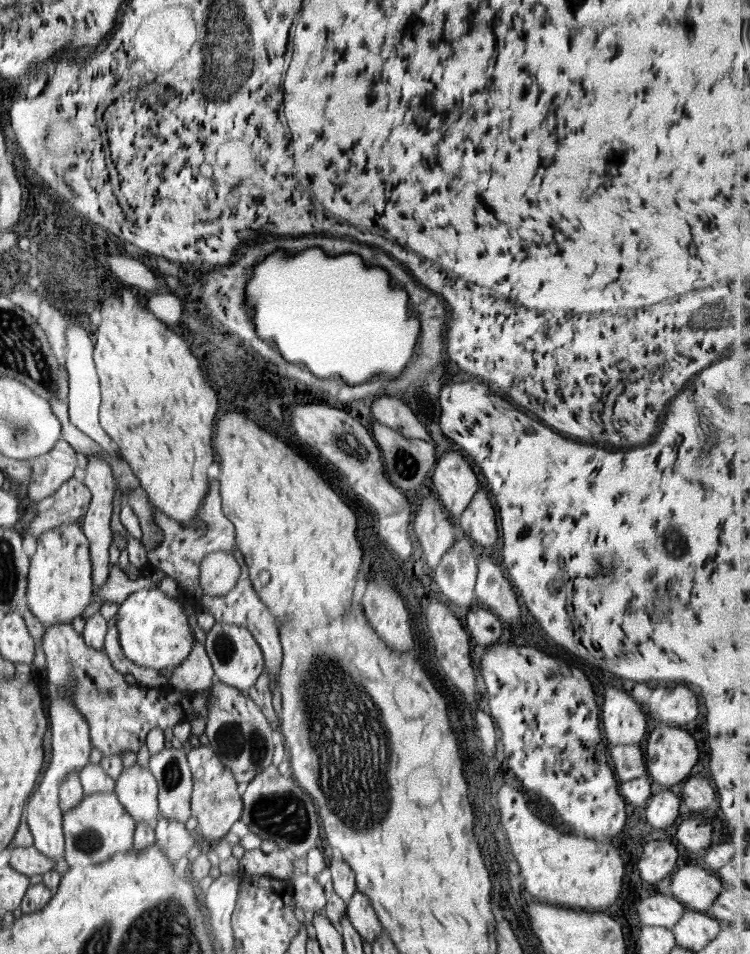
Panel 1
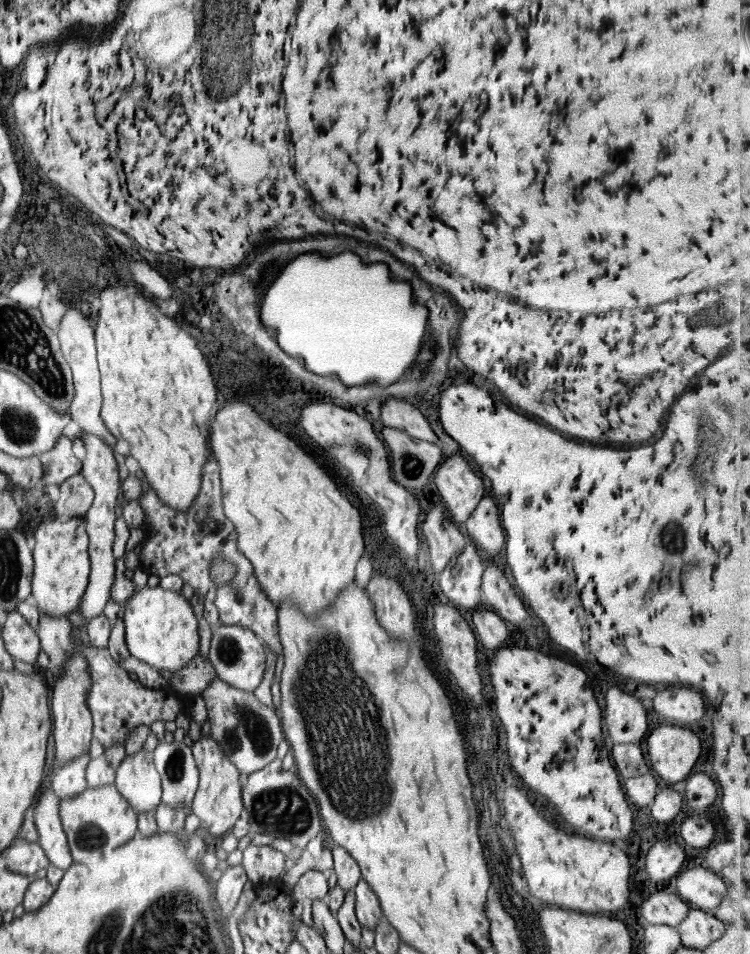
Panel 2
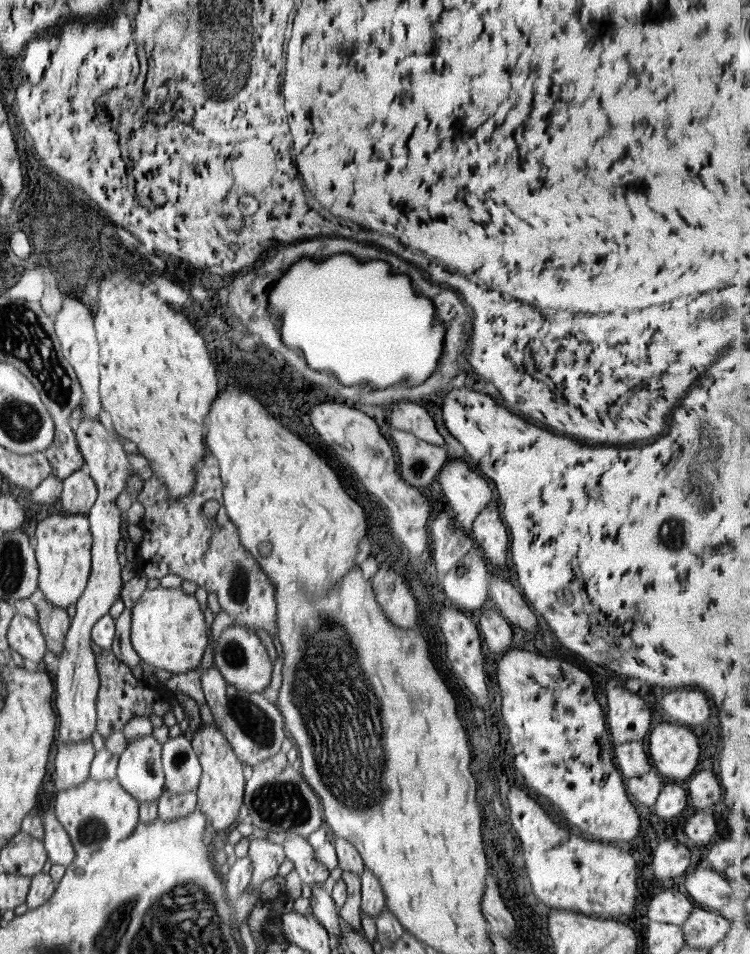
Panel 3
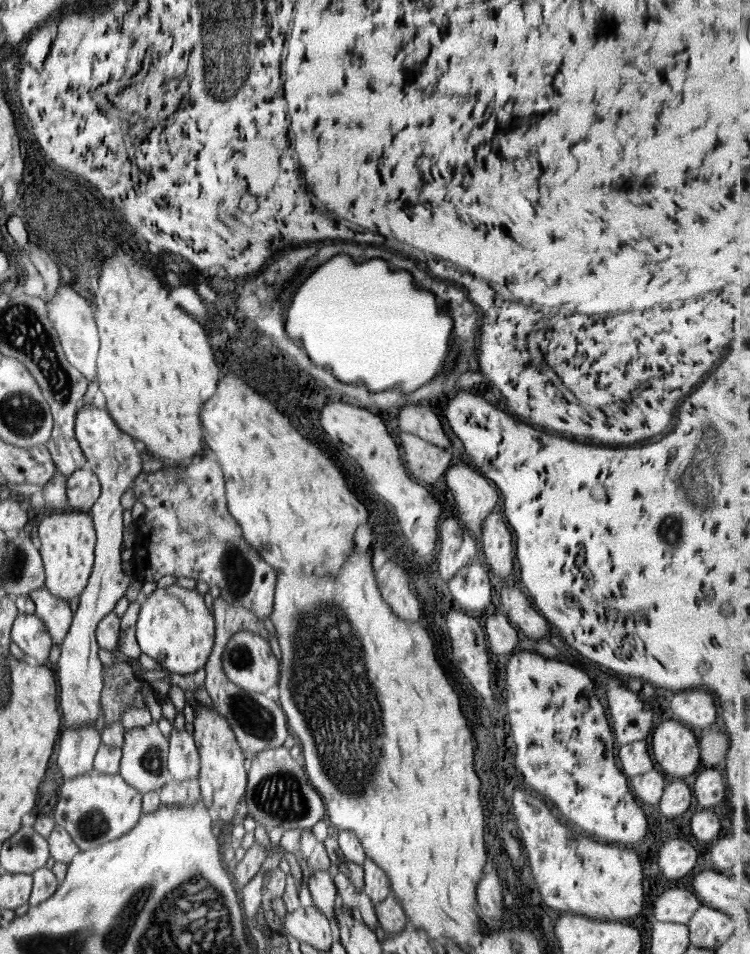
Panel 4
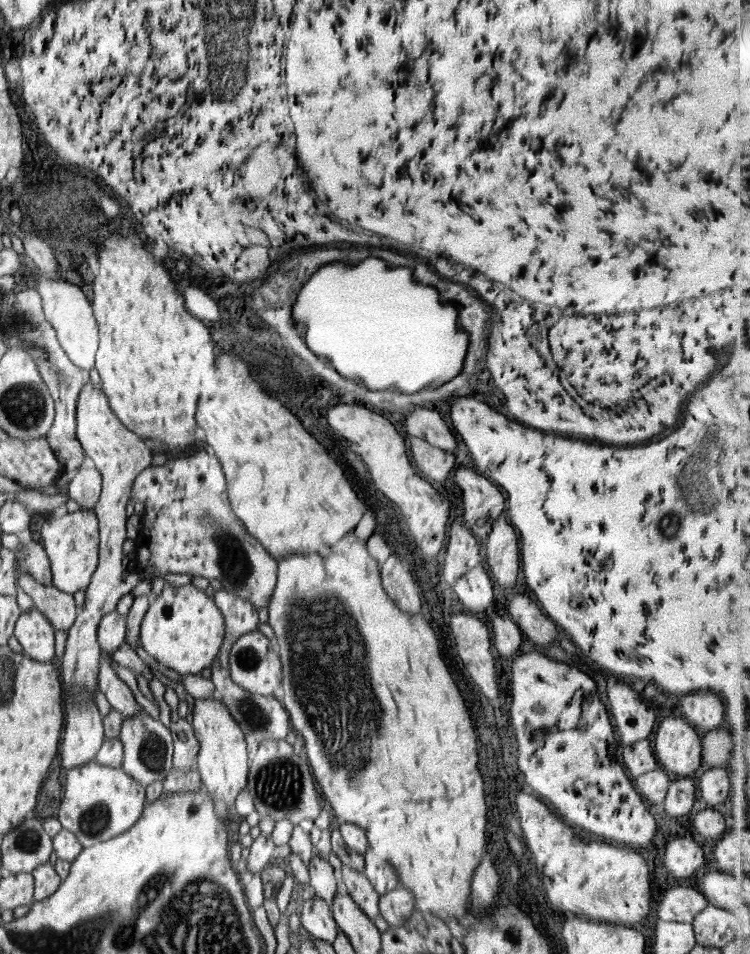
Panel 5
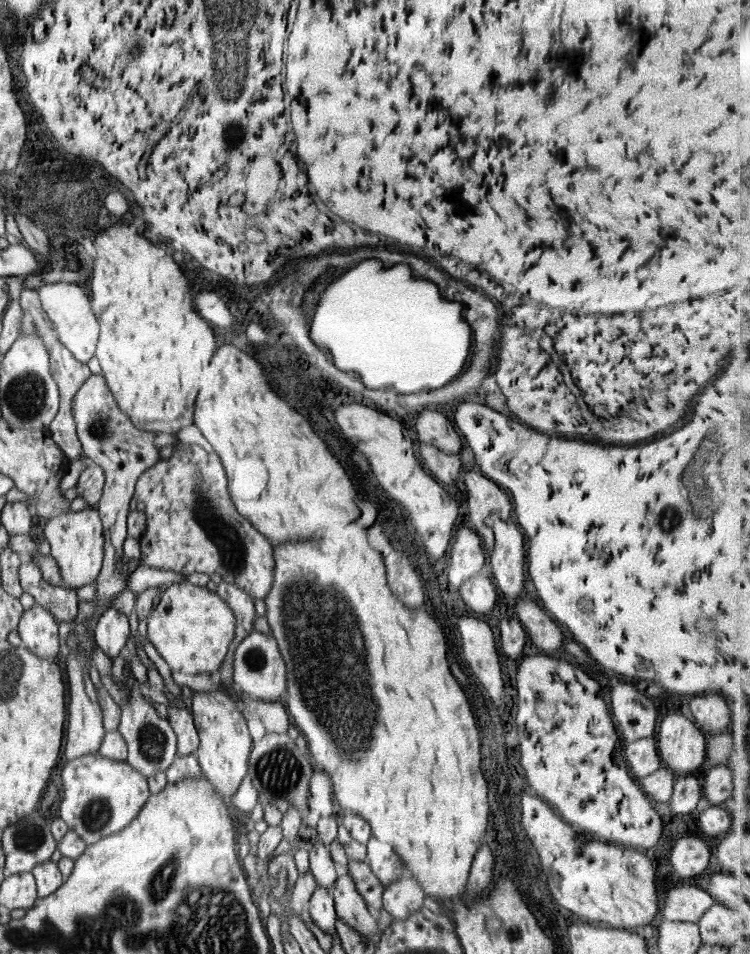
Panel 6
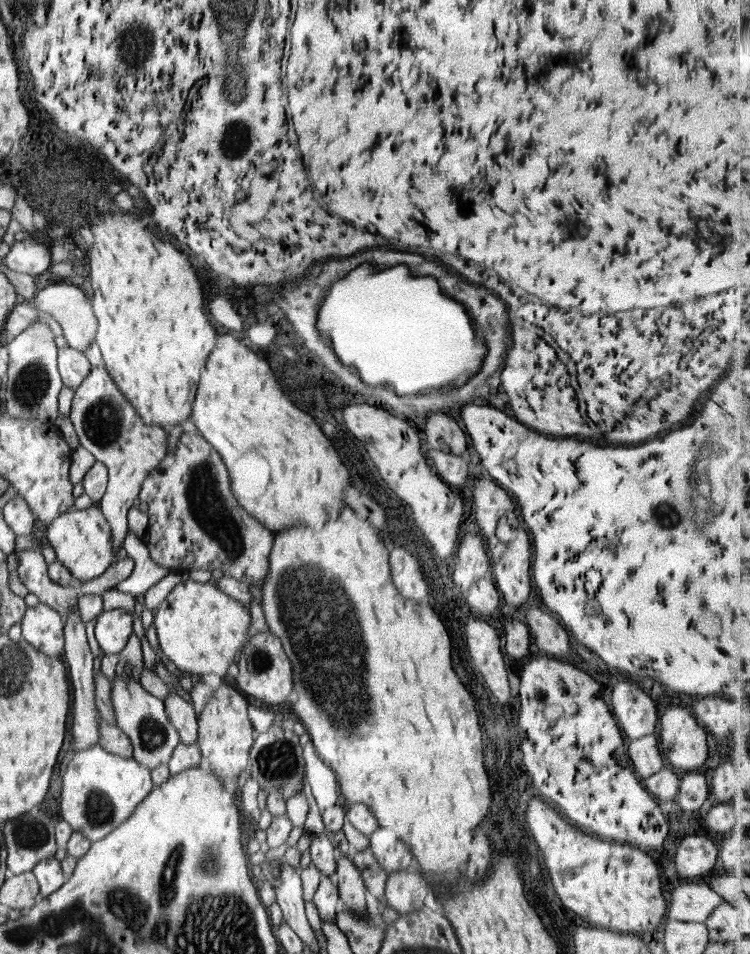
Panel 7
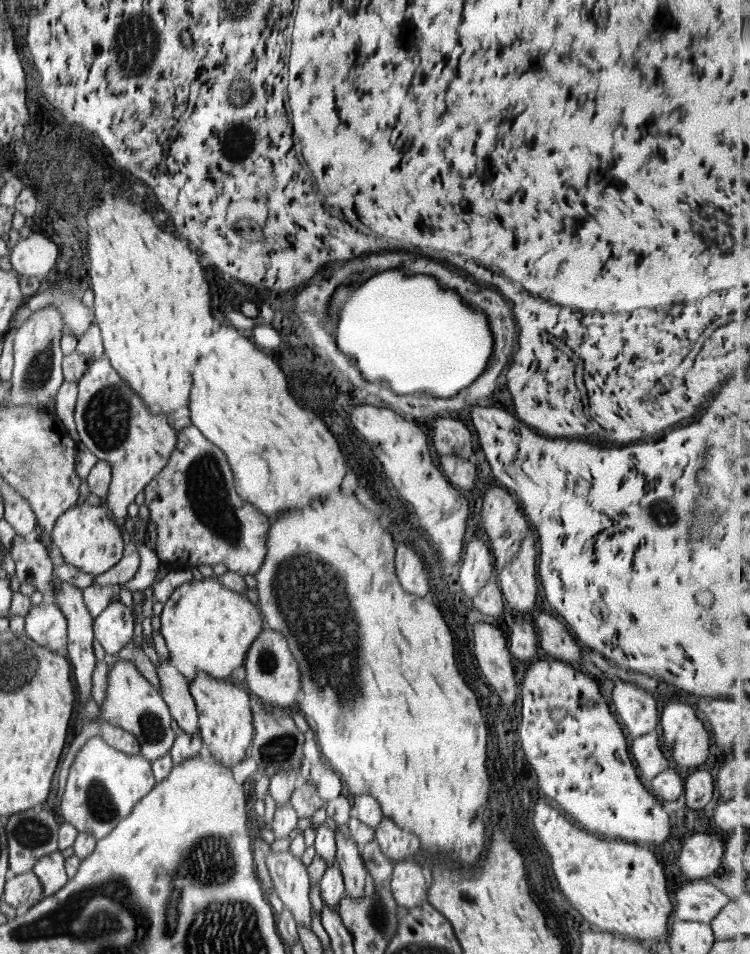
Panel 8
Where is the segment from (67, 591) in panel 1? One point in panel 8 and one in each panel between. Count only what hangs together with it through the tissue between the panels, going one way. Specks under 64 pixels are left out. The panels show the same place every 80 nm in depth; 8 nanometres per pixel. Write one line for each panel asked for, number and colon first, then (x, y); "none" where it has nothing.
2: (61, 569)
3: (63, 552)
4: (68, 540)
5: (71, 542)
6: (76, 540)
7: (81, 538)
8: (90, 541)

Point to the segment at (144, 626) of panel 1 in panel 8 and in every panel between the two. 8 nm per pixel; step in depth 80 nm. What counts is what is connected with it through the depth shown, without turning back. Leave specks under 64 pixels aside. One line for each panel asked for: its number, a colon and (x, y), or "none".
2: (161, 629)
3: (168, 630)
4: (174, 627)
5: (183, 628)
6: (192, 628)
7: (202, 630)
8: (207, 627)

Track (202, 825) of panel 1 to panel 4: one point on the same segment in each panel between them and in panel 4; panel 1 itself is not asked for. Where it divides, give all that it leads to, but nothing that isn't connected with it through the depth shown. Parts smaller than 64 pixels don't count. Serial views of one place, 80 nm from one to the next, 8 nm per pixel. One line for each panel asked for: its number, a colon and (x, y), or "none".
2: (217, 802)
3: (220, 793)
4: (223, 779)

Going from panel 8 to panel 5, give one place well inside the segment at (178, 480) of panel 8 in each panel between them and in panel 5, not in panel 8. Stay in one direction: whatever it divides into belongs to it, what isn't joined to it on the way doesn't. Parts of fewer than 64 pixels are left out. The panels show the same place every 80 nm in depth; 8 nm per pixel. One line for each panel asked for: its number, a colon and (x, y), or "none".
5: (189, 527)
6: (193, 525)
7: (195, 522)

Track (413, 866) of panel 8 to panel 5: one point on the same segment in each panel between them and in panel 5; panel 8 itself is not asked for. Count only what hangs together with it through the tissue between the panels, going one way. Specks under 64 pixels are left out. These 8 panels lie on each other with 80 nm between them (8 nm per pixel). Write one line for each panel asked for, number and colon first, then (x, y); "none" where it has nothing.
5: (396, 905)
6: (401, 898)
7: (405, 891)

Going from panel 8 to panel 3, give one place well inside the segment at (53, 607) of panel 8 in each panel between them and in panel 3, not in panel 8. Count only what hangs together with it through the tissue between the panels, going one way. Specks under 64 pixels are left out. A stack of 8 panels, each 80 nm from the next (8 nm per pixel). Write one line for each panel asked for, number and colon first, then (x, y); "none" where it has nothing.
3: (24, 635)
4: (29, 632)
5: (35, 633)
6: (38, 629)
7: (42, 626)

